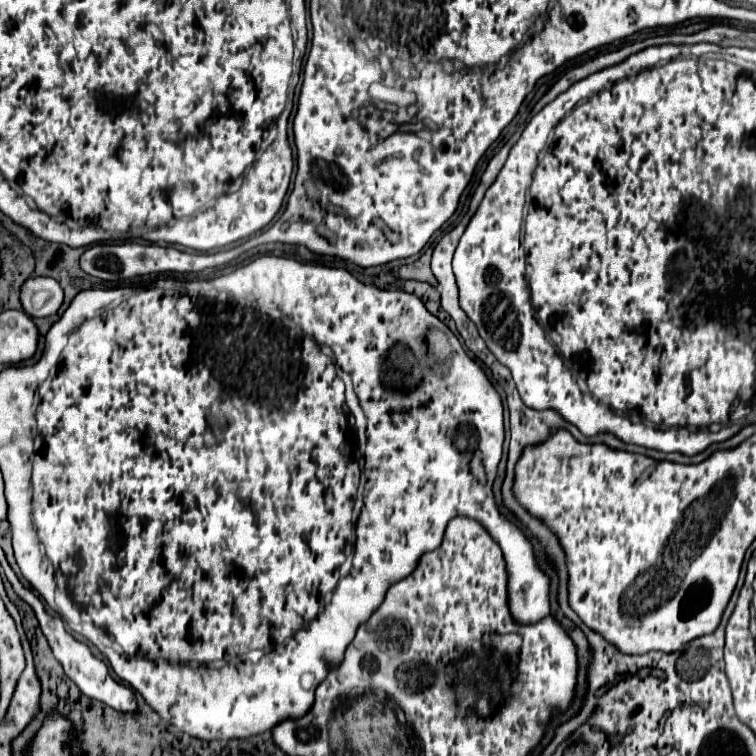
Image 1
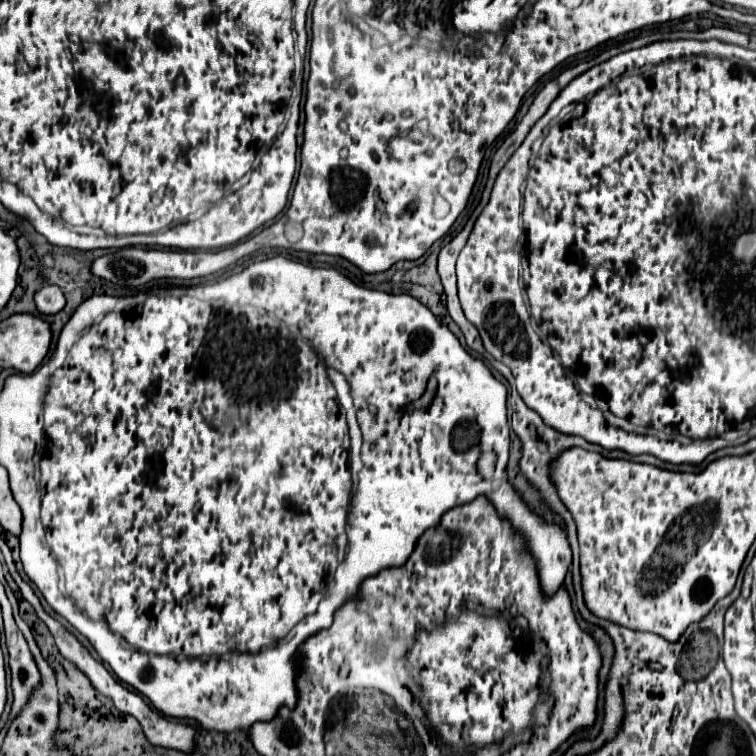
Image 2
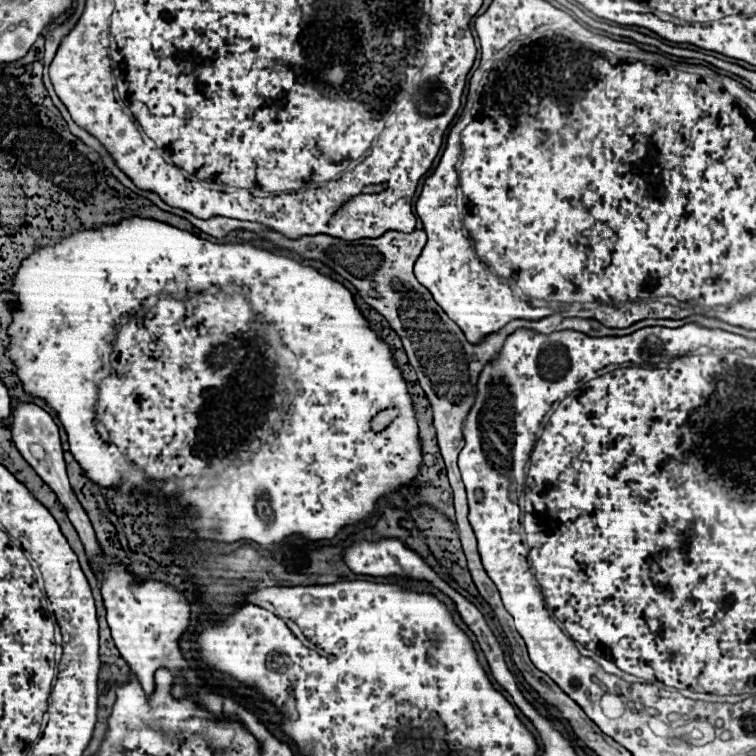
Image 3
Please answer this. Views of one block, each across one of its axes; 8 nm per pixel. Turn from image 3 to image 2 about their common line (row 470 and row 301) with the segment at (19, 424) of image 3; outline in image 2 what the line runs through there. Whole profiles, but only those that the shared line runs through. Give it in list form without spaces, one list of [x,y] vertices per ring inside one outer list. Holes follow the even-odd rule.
[[[42,286],[42,288],[36,292],[34,300],[36,300],[36,306],[38,306],[38,310],[40,310],[42,314],[56,314],[56,312],[60,312],[60,310],[64,308],[64,304],[66,304],[64,294],[62,294],[62,290],[60,290],[58,286]]]

